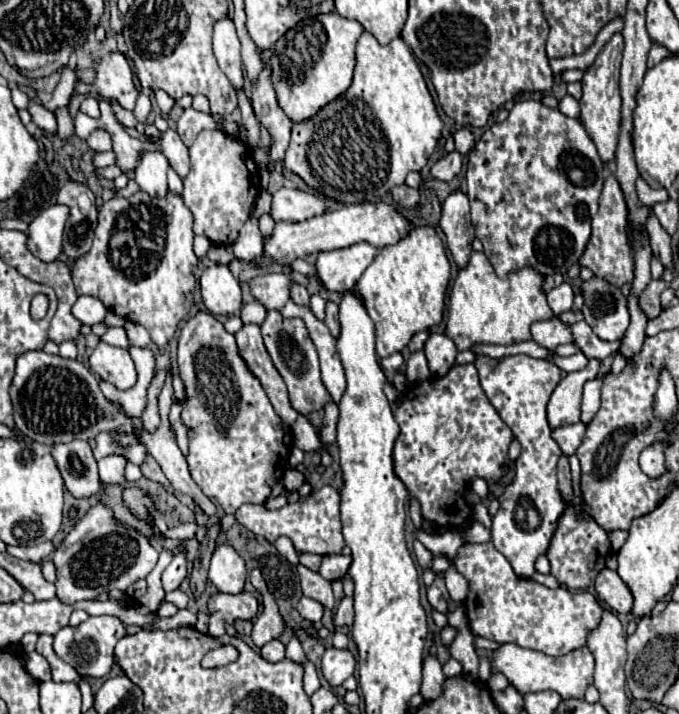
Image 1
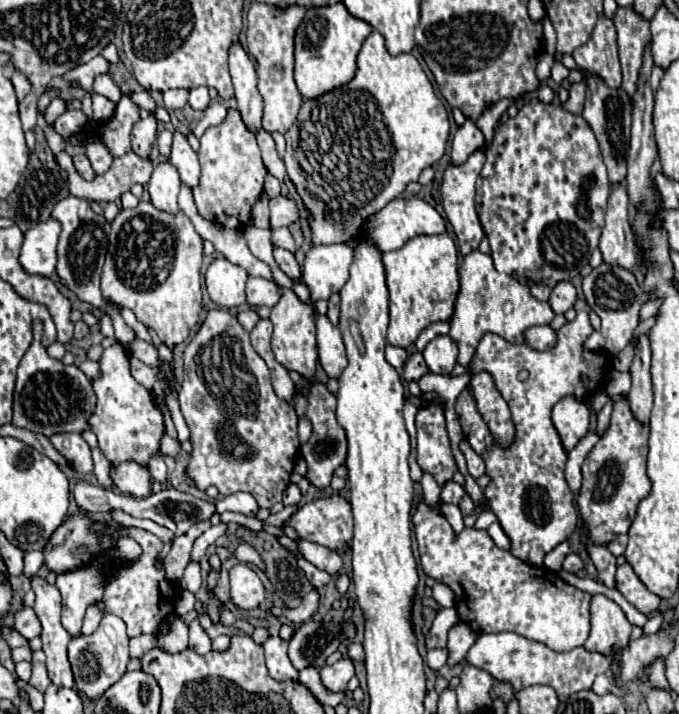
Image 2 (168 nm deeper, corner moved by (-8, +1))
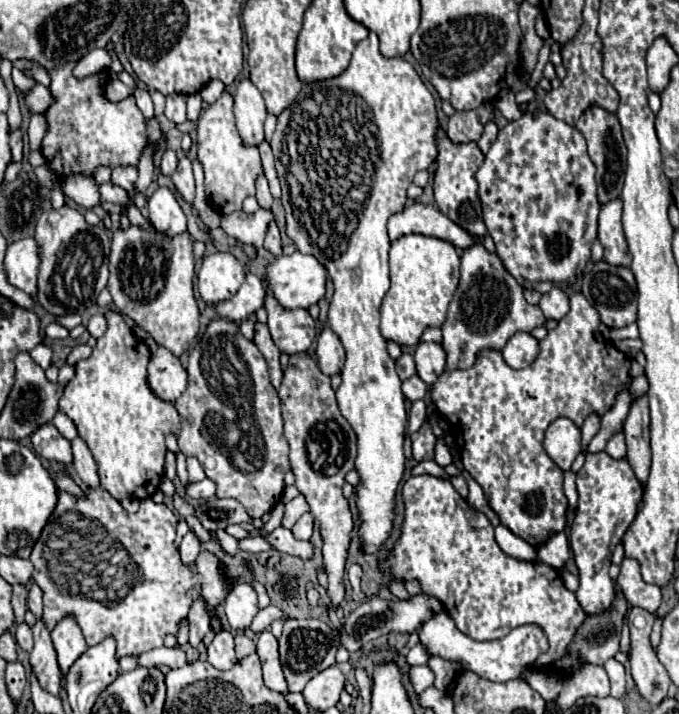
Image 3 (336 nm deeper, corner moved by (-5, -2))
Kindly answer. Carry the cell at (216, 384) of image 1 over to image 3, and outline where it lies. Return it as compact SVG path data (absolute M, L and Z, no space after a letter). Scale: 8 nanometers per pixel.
M214 319L202 339L190 349L188 387L176 399L176 409L182 417L178 447L186 457L196 457L208 479L216 483L216 497L232 497L240 501L250 517L262 517L282 499L284 475L290 471L288 441L282 433L282 413L278 391L268 377L268 365L258 347L242 337L236 323Z

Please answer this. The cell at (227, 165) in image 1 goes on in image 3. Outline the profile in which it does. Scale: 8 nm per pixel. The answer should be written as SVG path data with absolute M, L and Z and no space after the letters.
M224 91L222 97L212 103L198 119L198 161L204 167L206 197L222 215L242 209L242 201L254 195L254 177L262 173L258 149L246 149L238 137L232 107L234 97Z

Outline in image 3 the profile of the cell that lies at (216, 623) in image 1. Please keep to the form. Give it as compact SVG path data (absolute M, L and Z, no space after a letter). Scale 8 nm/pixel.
M222 631L214 637L208 647L208 663L220 671L228 671L238 663L234 653L234 635L230 631Z

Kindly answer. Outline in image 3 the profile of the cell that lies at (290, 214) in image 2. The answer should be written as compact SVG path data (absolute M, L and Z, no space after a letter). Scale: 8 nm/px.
M258 209L252 215L246 215L244 211L234 211L230 215L220 215L220 227L224 229L226 235L234 237L236 241L260 249L268 223L272 219L274 219L274 213L266 209Z

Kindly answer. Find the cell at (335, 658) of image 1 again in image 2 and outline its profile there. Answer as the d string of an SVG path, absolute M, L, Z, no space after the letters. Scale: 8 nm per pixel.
M343 656L341 660L337 660L331 666L321 668L321 680L331 692L345 692L347 682L353 676L355 676L355 668L353 668L353 662L347 656Z

